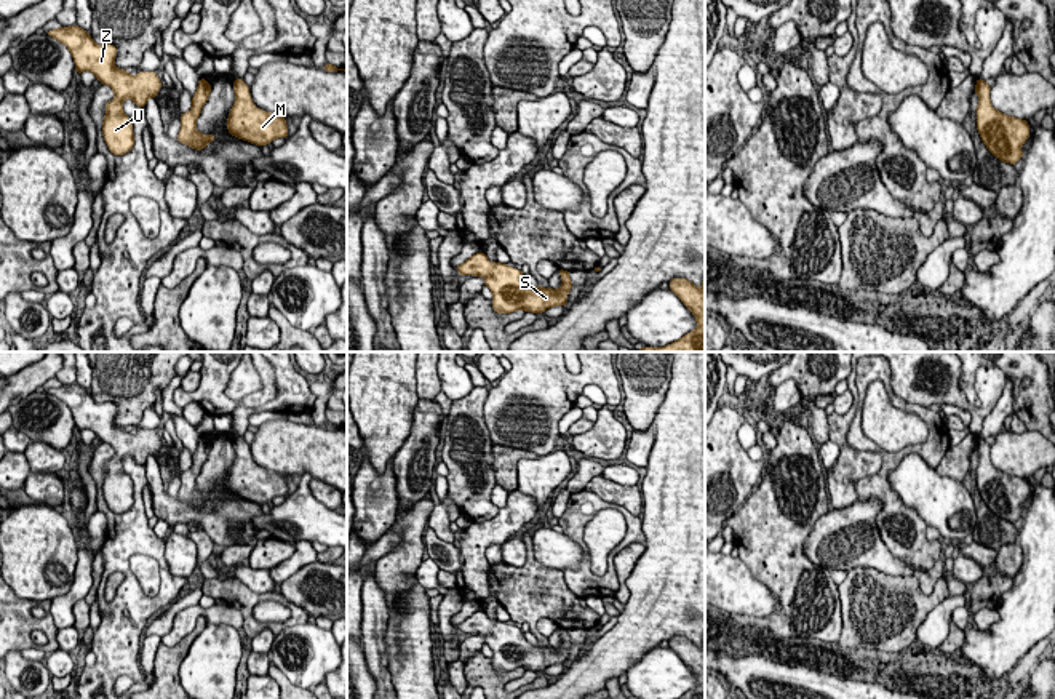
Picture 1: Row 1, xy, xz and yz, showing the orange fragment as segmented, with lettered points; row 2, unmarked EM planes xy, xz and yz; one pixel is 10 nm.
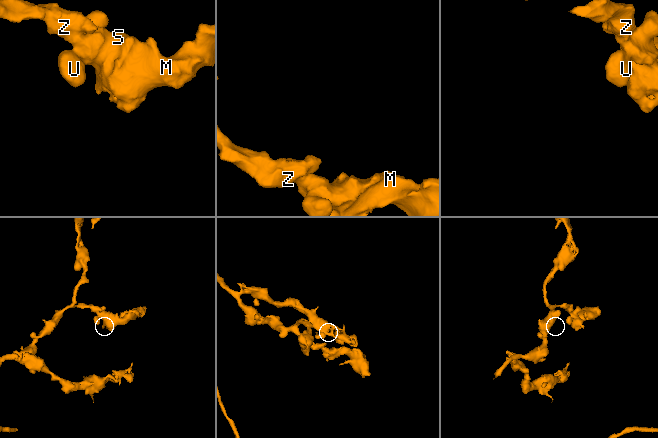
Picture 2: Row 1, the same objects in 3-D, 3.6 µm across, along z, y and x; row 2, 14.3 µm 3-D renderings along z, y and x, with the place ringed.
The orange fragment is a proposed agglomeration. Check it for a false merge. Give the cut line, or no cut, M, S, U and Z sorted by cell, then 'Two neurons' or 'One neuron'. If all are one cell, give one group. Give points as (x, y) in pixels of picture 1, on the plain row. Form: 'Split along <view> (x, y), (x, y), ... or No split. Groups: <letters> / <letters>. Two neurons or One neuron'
No split. Groups: M S U Z. One neuron

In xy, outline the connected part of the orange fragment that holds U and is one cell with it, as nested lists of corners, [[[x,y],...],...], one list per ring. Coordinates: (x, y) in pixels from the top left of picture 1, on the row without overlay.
[[[77,382],[70,385],[53,387],[46,390],[50,395],[54,395],[61,401],[64,401],[69,409],[72,411],[75,421],[75,430],[82,432],[85,429],[96,433],[96,437],[102,443],[109,443],[115,456],[106,462],[106,475],[102,481],[102,494],[113,513],[125,513],[134,504],[134,493],[133,493],[133,480],[123,470],[123,459],[133,457],[137,465],[145,465],[150,456],[157,456],[161,440],[155,430],[137,430],[136,435],[129,432],[129,429],[117,427],[115,425],[115,413],[117,406],[110,401],[96,403],[91,393],[80,387]]]

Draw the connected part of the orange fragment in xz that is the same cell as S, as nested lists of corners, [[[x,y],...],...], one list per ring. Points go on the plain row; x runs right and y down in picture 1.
[[[476,611],[457,624],[459,633],[481,633],[484,643],[492,649],[492,667],[497,672],[524,670],[542,672],[555,664],[567,664],[567,651],[572,645],[569,630],[558,627],[563,643],[558,648],[531,645],[521,629],[507,622],[491,621],[484,611]]]

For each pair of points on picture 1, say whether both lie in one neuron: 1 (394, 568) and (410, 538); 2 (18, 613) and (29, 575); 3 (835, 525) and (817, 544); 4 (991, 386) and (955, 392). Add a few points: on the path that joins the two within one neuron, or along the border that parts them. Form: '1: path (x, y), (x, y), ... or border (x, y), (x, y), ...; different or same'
1: path (402, 560), (410, 552), (410, 546); same
2: border (16, 595), (26, 600), (50, 602); different
3: path (832, 530), (822, 539); same
4: path (988, 399), (980, 410), (972, 410), (966, 405); same

